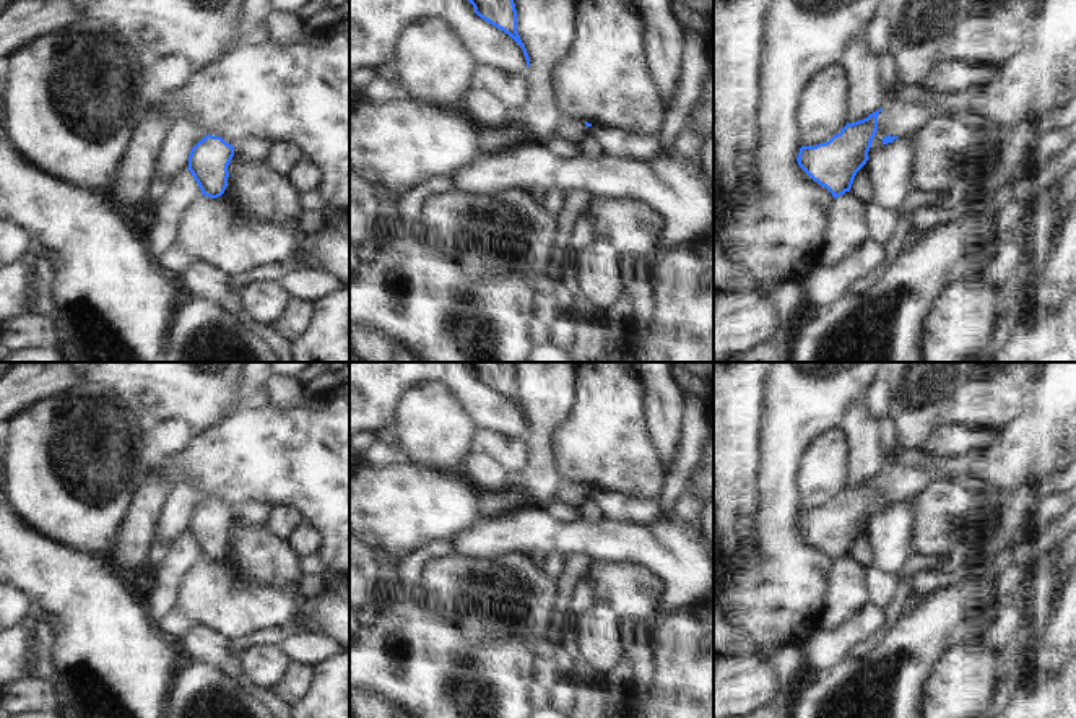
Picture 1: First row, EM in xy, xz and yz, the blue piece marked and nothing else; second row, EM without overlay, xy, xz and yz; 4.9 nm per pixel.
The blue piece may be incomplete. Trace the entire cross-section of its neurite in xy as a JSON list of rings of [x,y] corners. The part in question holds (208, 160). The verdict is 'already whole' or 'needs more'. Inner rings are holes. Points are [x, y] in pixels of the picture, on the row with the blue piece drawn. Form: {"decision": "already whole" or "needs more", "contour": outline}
{"decision": "already whole", "contour": [[[205,135],[190,151],[189,171],[197,180],[202,195],[218,198],[228,187],[228,166],[234,156],[234,146],[221,136]]]}

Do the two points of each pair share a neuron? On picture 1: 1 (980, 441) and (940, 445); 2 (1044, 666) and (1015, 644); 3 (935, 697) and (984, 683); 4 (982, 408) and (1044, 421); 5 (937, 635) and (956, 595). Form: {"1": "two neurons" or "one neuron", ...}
{"1": "one neuron", "2": "two neurons", "3": "one neuron", "4": "two neurons", "5": "one neuron"}

